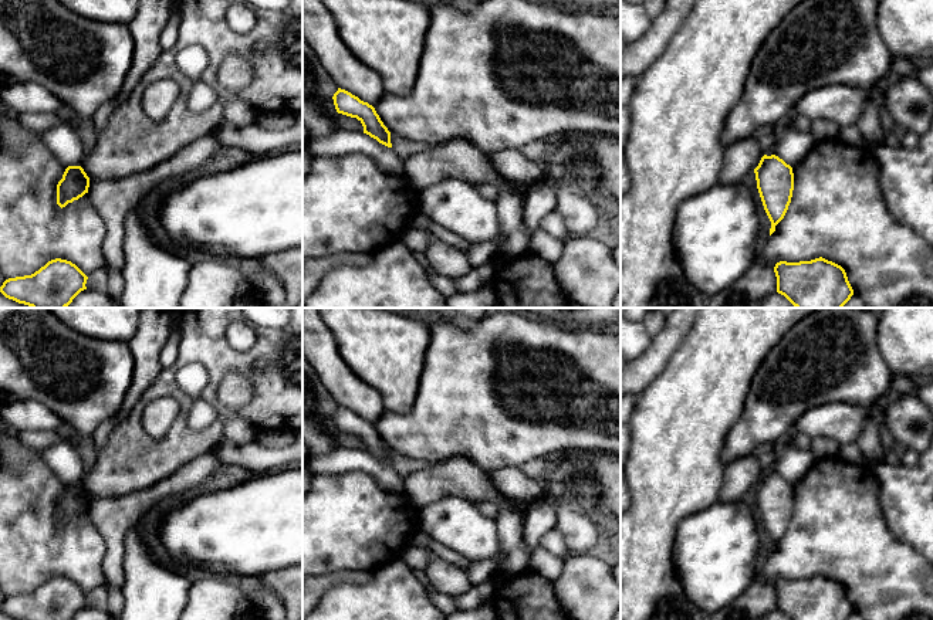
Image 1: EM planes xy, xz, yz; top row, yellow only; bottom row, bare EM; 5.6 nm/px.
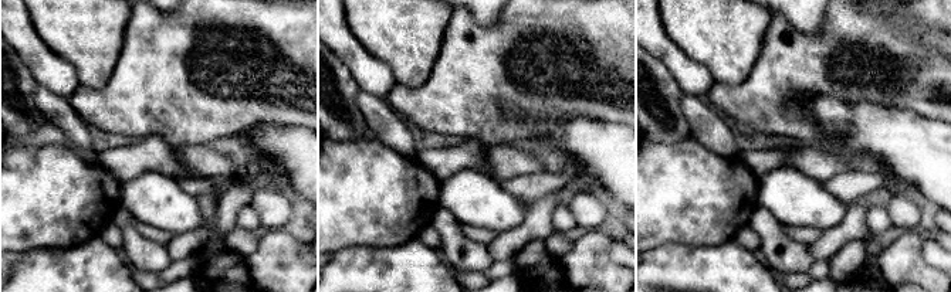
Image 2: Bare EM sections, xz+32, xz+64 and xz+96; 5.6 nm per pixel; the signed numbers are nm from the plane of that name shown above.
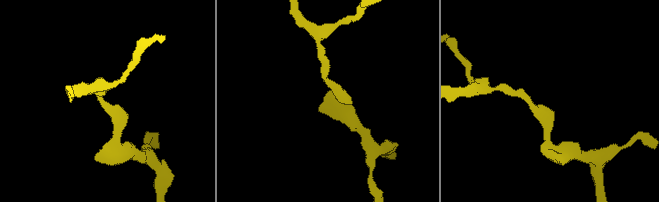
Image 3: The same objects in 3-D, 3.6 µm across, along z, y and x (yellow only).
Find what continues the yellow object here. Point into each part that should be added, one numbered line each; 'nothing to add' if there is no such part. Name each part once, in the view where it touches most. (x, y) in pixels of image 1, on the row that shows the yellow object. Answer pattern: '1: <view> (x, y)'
nothing to add

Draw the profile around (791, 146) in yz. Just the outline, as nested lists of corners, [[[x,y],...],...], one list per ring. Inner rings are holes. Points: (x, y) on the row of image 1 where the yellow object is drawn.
[[[792,126],[777,136],[773,152],[794,167],[812,149],[814,143],[815,138],[811,132],[800,132]]]

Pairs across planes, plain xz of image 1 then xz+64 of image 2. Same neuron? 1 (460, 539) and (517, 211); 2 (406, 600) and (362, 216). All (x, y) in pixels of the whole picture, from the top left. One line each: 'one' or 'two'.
1: one
2: two

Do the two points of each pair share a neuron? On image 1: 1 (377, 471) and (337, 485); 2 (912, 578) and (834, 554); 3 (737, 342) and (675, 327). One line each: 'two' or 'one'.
1: two
2: one
3: two

